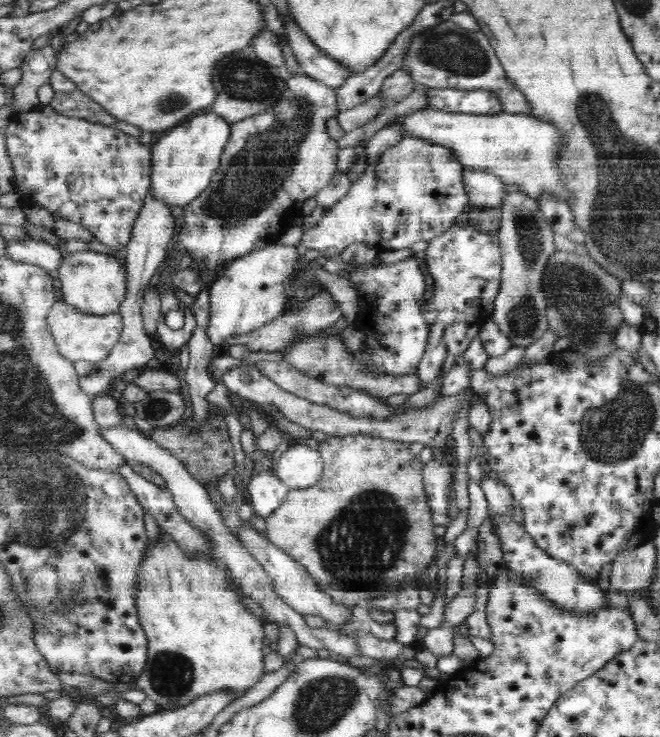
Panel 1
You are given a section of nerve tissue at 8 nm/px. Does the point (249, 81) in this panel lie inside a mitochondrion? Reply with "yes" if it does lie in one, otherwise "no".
yes

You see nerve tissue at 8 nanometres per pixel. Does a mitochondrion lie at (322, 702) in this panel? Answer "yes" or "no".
yes

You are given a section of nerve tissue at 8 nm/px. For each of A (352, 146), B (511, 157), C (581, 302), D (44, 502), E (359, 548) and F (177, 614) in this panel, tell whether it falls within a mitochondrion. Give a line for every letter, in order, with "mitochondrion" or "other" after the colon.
A: other
B: mitochondrion
C: mitochondrion
D: mitochondrion
E: mitochondrion
F: other

